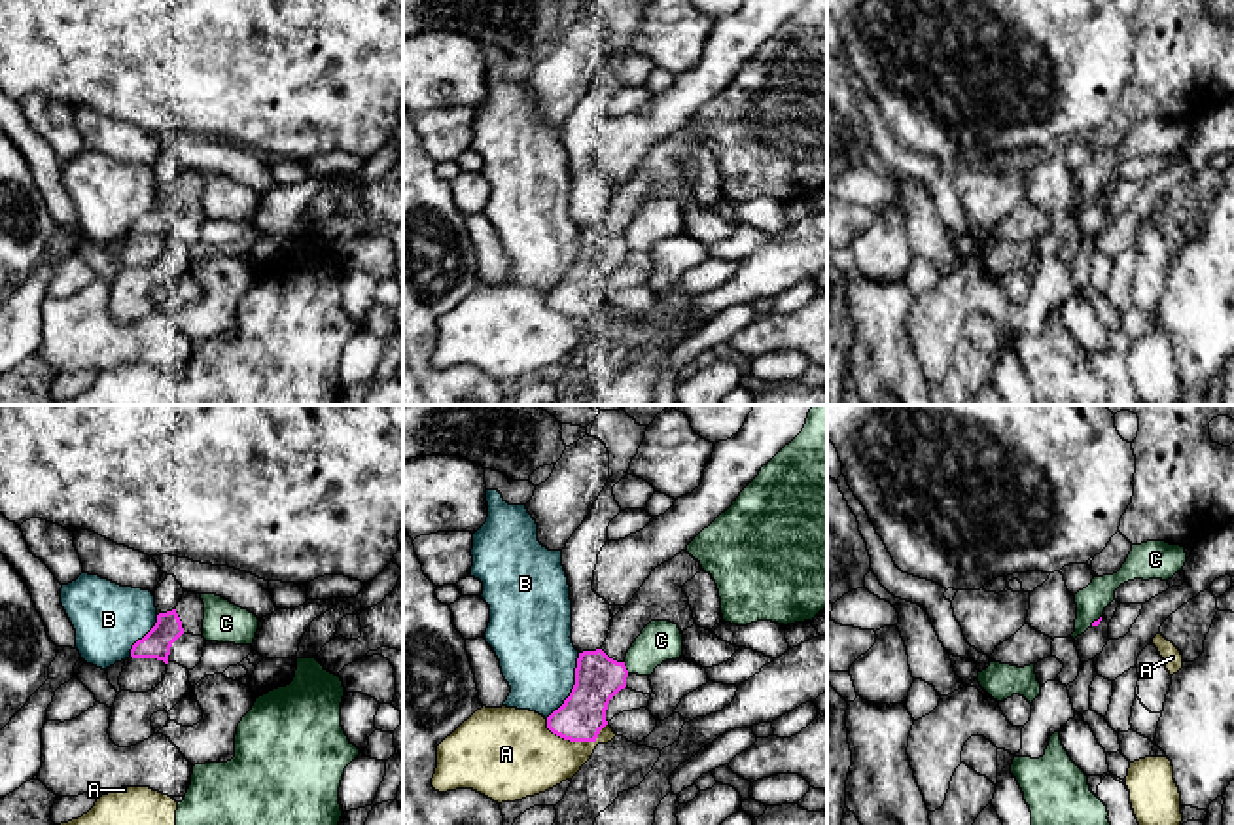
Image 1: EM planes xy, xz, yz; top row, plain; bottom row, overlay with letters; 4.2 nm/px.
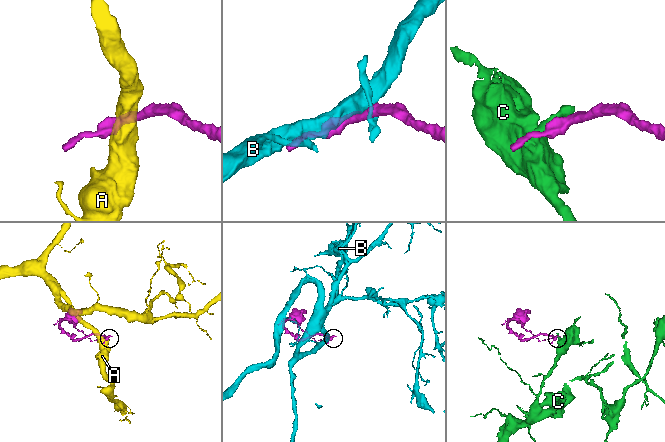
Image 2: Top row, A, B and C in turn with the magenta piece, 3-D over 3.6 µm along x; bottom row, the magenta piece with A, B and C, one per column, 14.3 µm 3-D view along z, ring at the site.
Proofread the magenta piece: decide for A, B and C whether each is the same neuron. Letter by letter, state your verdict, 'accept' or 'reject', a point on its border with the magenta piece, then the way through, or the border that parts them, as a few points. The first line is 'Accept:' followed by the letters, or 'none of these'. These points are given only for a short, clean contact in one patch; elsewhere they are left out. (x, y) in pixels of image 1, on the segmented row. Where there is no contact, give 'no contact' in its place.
Accept: none of these
A: reject; contact xz (576, 740)
B: reject; contact xz (574, 687)
C: reject; contact xz (625, 667)

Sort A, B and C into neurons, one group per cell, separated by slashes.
A / B / C

